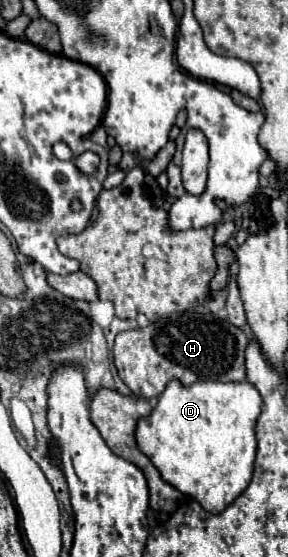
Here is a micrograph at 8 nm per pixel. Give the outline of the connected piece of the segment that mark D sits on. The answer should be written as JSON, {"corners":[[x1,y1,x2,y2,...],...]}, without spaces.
{"corners":[[171,380,157,408,137,424,139,450,155,464,163,480,195,498,207,512,223,512,251,482,257,438,255,422,263,398,251,382,195,382,183,386]]}

